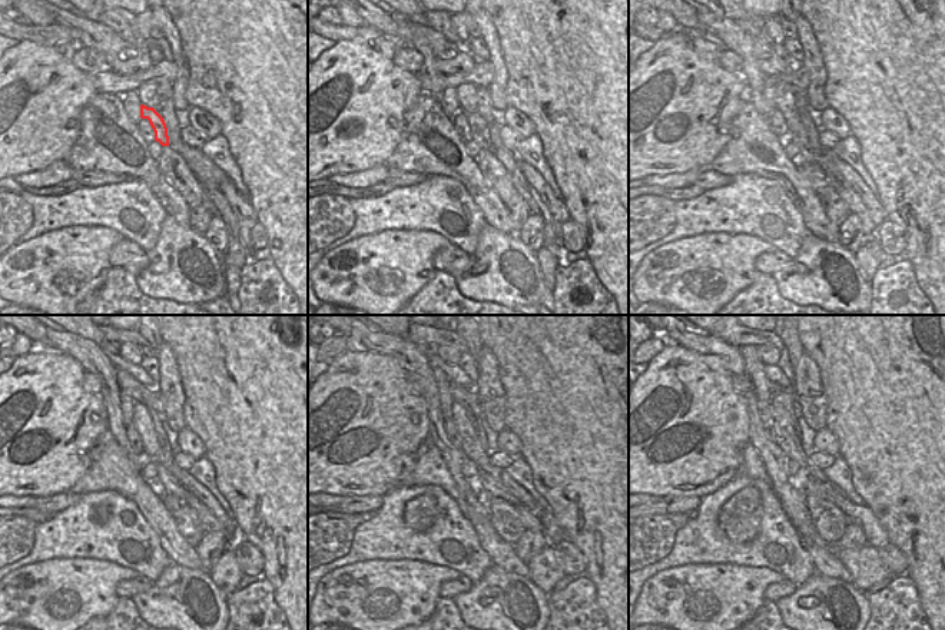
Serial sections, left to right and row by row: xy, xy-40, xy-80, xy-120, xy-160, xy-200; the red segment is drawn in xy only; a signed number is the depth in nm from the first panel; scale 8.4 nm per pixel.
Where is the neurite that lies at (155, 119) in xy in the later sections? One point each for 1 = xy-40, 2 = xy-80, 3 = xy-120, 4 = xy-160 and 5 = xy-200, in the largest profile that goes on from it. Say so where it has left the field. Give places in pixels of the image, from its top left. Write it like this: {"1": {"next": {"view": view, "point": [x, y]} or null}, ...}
{"1": {"next": {"view": "xy-40", "point": [478, 125]}}, "2": {"next": {"view": "xy-80", "point": [796, 135]}}, "3": {"next": {"view": "xy-120", "point": [171, 486]}}, "4": {"next": {"view": "xy-160", "point": [491, 487]}}, "5": {"next": {"view": "xy-200", "point": [875, 536]}}}

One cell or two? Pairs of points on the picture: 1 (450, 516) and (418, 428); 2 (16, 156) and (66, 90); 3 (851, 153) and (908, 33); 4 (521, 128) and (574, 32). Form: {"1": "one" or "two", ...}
{"1": "two", "2": "one", "3": "two", "4": "two"}

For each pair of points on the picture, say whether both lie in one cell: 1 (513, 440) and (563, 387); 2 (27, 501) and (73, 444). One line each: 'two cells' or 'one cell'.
1: two cells
2: two cells

